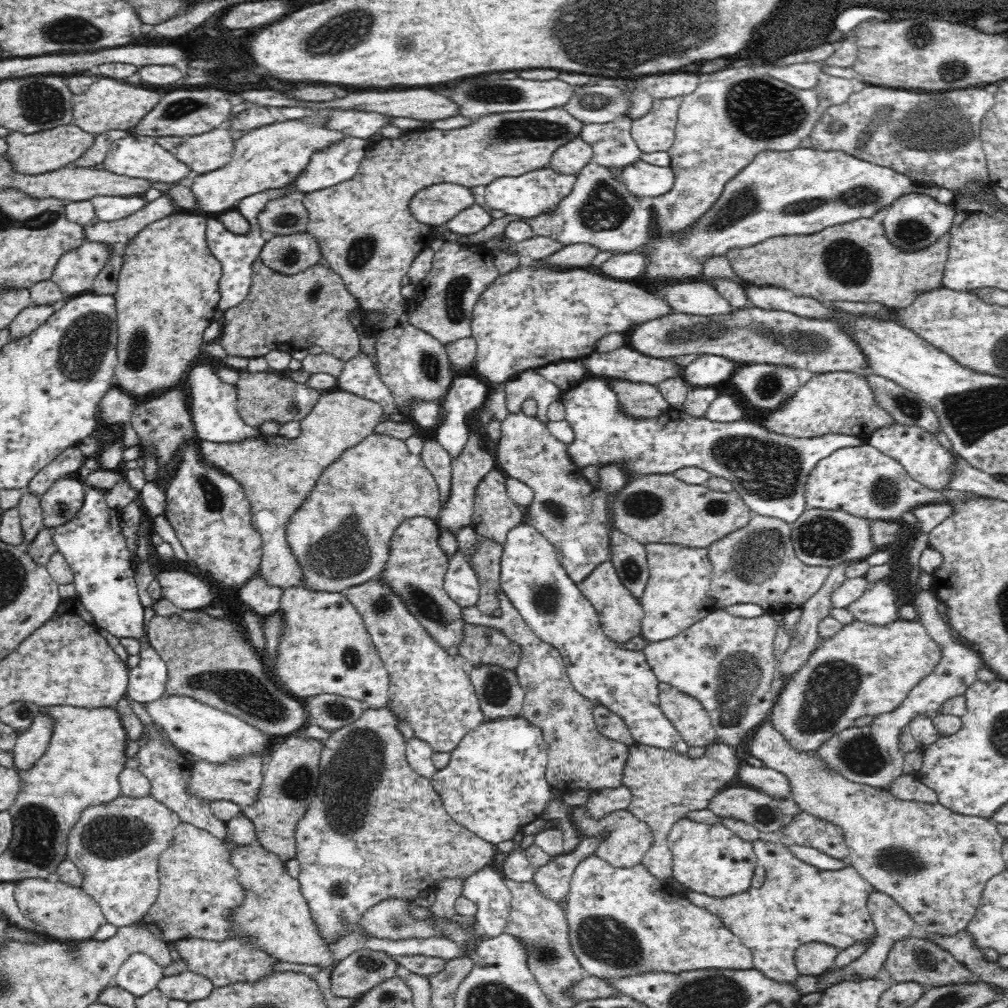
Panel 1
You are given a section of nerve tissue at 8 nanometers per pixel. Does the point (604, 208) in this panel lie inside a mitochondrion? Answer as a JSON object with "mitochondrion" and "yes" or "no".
{"mitochondrion":"yes"}

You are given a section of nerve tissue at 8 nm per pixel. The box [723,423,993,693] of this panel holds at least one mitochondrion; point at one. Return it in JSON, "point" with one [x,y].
{"point":[825,538]}

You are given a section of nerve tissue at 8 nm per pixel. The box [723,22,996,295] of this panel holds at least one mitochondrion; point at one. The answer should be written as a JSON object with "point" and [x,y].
{"point":[940,126]}

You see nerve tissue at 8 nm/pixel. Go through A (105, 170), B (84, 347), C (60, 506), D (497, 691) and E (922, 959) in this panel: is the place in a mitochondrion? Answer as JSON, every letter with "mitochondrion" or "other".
{"A":"other","B":"mitochondrion","C":"mitochondrion","D":"mitochondrion","E":"mitochondrion"}

